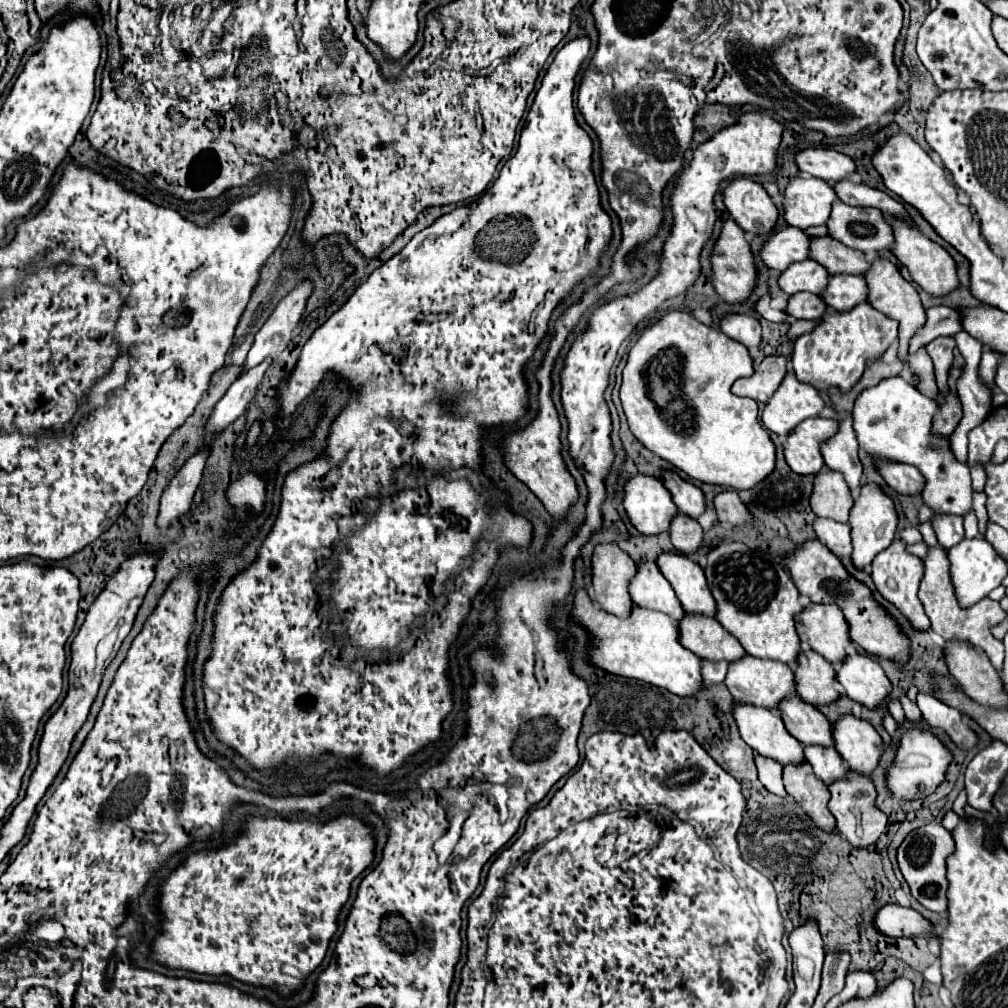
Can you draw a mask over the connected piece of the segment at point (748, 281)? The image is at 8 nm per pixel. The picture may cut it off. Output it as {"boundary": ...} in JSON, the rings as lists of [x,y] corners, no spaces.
{"boundary":[[[726,215],[722,217],[722,231],[720,231],[718,241],[714,243],[710,265],[712,265],[712,285],[724,301],[732,303],[732,301],[748,299],[750,291],[756,285],[756,267],[754,267],[752,251],[750,251],[748,241],[744,239],[744,231]]]}

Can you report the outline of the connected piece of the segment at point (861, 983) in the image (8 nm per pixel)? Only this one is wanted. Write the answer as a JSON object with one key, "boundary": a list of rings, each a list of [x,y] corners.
{"boundary":[[[850,971],[846,975],[846,987],[836,995],[840,1003],[852,999],[852,997],[870,997],[876,991],[876,977],[872,971]]]}

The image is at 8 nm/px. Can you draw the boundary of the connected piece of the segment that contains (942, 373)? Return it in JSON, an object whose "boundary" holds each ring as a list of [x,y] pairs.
{"boundary":[[[938,337],[934,339],[926,351],[934,363],[934,371],[936,371],[936,383],[940,387],[940,391],[948,389],[948,369],[952,367],[952,351],[954,351],[956,343],[952,337]]]}

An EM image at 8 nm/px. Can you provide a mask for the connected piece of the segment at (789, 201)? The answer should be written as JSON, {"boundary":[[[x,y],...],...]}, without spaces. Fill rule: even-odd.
{"boundary":[[[796,177],[784,189],[784,221],[792,227],[806,229],[824,225],[830,207],[838,199],[830,183],[814,177]]]}

